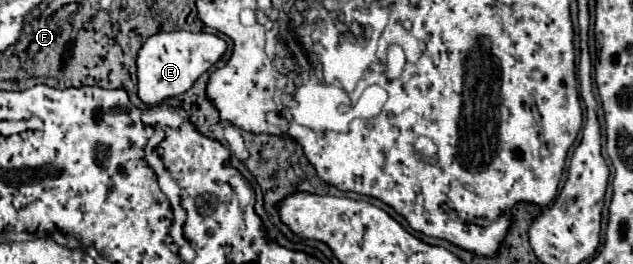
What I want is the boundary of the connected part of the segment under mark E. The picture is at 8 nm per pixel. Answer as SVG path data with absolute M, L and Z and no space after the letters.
M160 32L144 42L138 52L138 96L146 104L158 104L164 98L184 94L204 72L208 72L226 54L226 42L205 32Z

